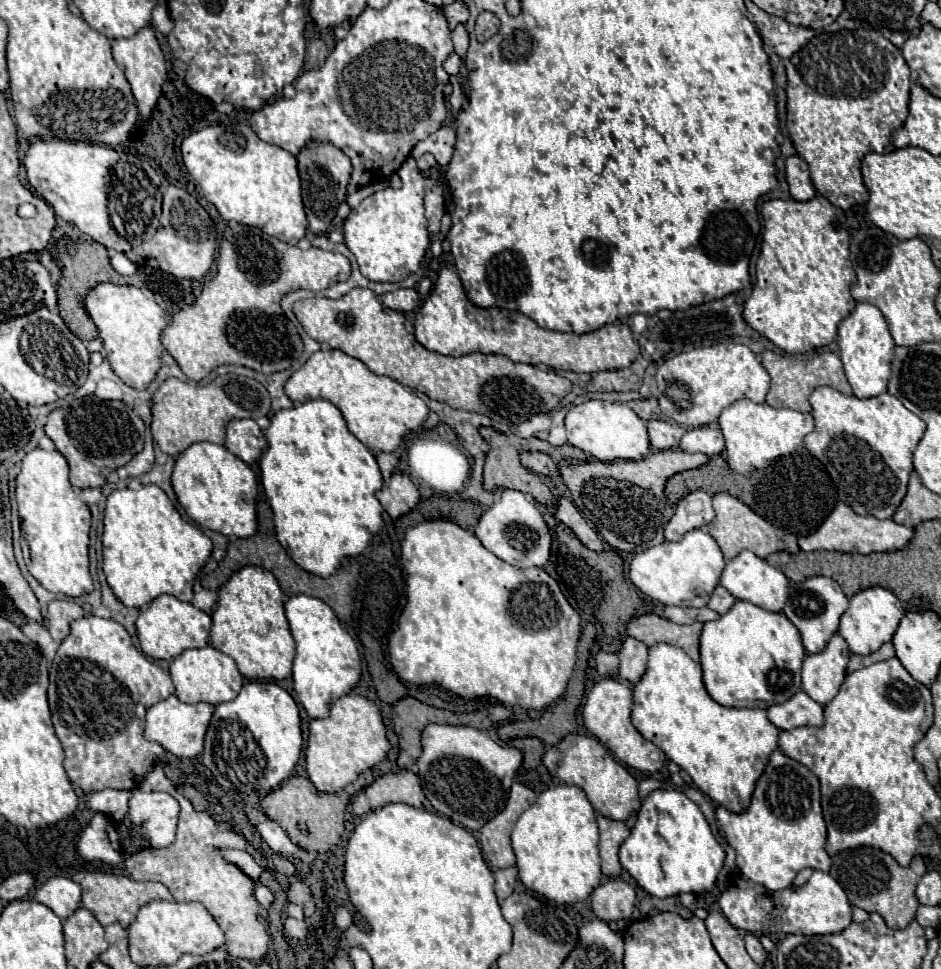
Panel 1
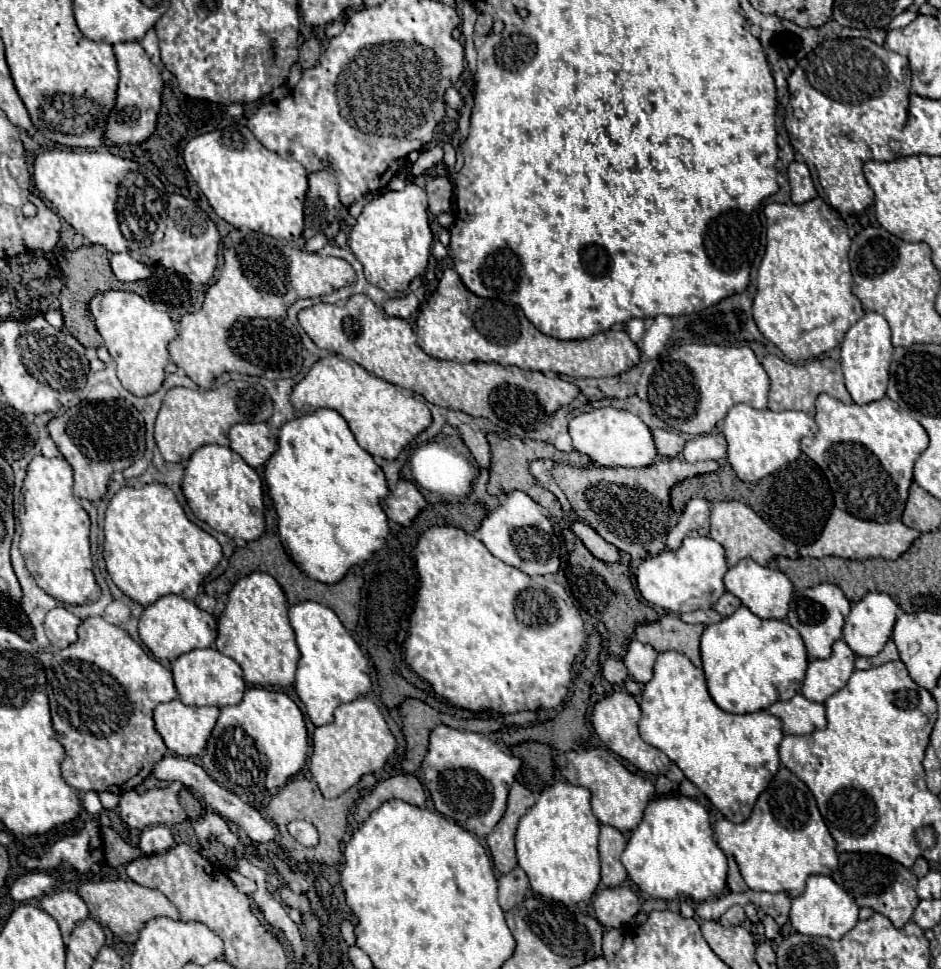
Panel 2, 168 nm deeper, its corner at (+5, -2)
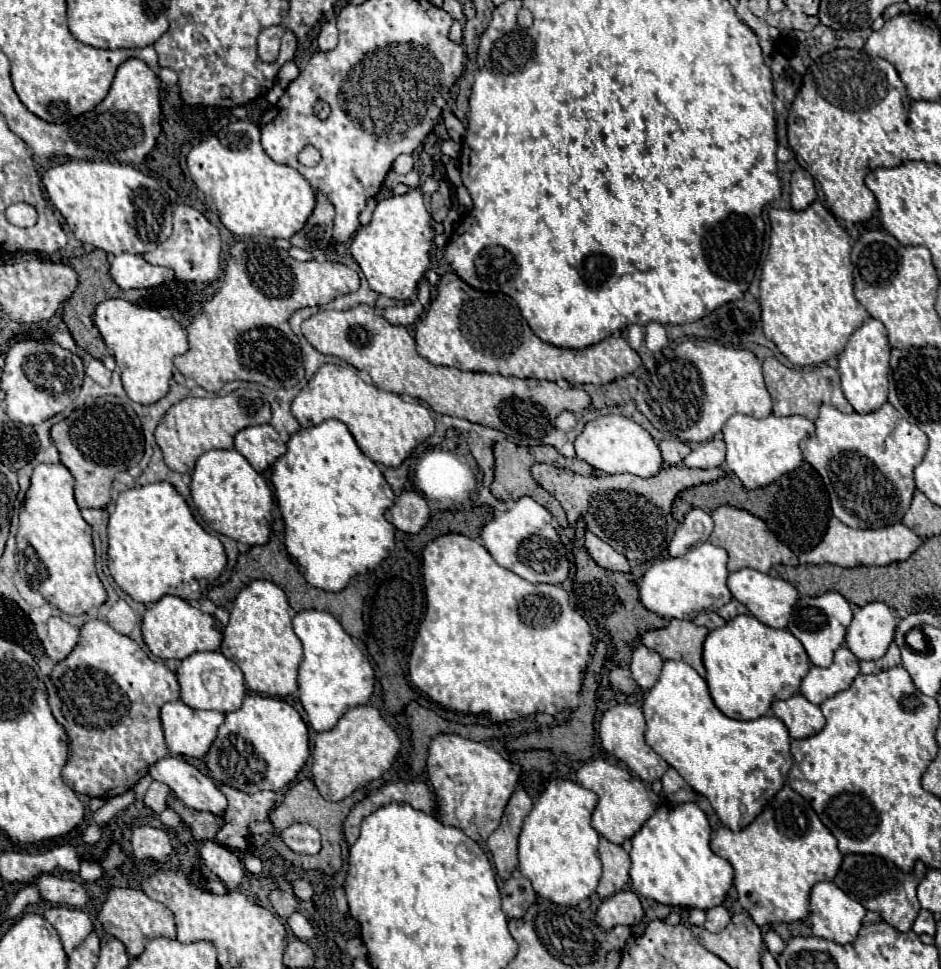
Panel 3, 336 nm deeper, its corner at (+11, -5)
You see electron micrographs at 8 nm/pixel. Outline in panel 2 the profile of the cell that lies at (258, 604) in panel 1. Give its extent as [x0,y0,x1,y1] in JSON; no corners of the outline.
[216,572,300,688]

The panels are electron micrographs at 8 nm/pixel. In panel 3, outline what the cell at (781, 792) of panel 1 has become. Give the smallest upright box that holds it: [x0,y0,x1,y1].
[710,785,842,927]

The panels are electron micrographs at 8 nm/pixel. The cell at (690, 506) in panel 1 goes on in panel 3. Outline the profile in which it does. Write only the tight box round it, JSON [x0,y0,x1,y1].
[668,509,712,557]

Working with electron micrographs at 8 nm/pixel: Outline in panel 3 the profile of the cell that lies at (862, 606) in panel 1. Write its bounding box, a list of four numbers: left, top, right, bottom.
[846,603,896,661]

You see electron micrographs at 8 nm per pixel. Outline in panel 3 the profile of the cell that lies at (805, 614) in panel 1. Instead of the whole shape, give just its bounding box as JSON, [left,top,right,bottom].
[786,591,852,667]

